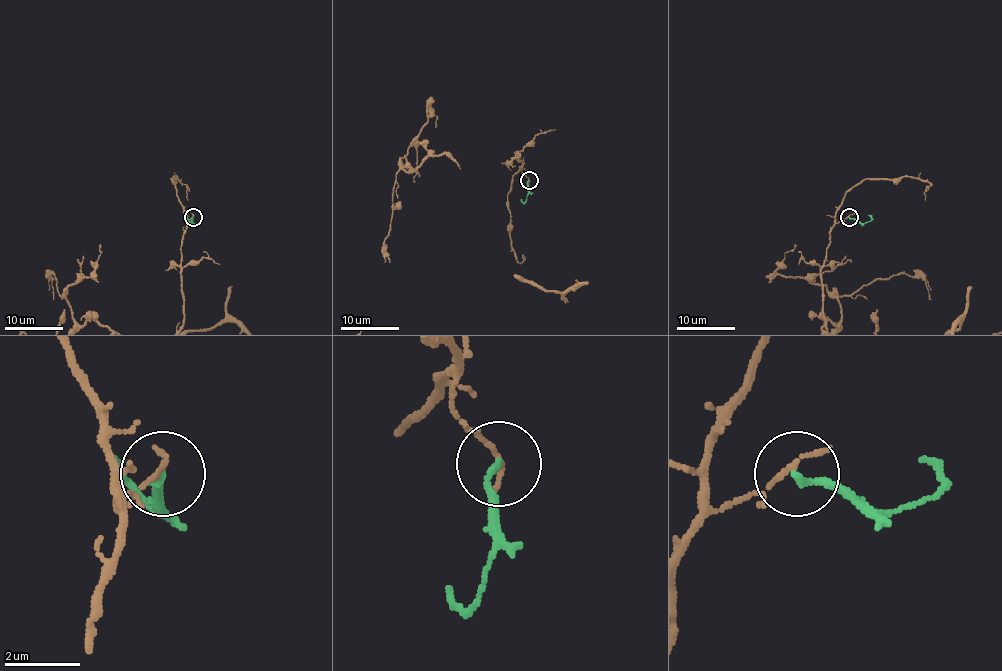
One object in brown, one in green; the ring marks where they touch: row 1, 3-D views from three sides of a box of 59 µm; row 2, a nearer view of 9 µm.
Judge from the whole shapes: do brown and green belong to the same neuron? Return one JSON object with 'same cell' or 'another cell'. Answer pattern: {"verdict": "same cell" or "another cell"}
{"verdict": "another cell"}

